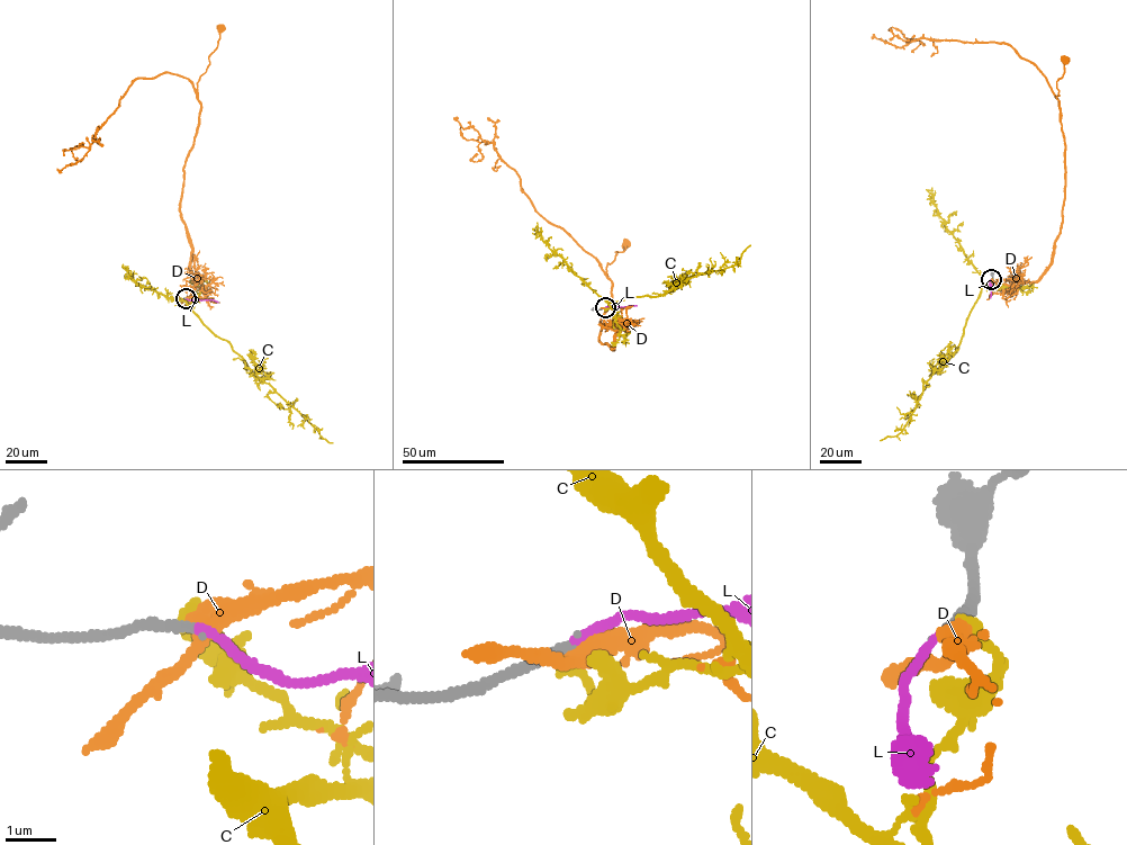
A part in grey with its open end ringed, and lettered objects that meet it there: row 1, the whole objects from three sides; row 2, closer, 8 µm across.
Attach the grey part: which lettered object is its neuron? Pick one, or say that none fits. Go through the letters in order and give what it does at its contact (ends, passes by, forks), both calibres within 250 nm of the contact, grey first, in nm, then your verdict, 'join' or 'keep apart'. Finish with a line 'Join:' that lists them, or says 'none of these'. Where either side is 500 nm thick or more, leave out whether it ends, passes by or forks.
C: it ends there; 200 nm thick on the grey side, 240 nm on the other; keep apart
D: it passes by; 190 nm thick on the grey side, 320 nm on the other; keep apart
L: it ends there; 180 nm thick on the grey side, 140 nm on the other; join
Join: L

